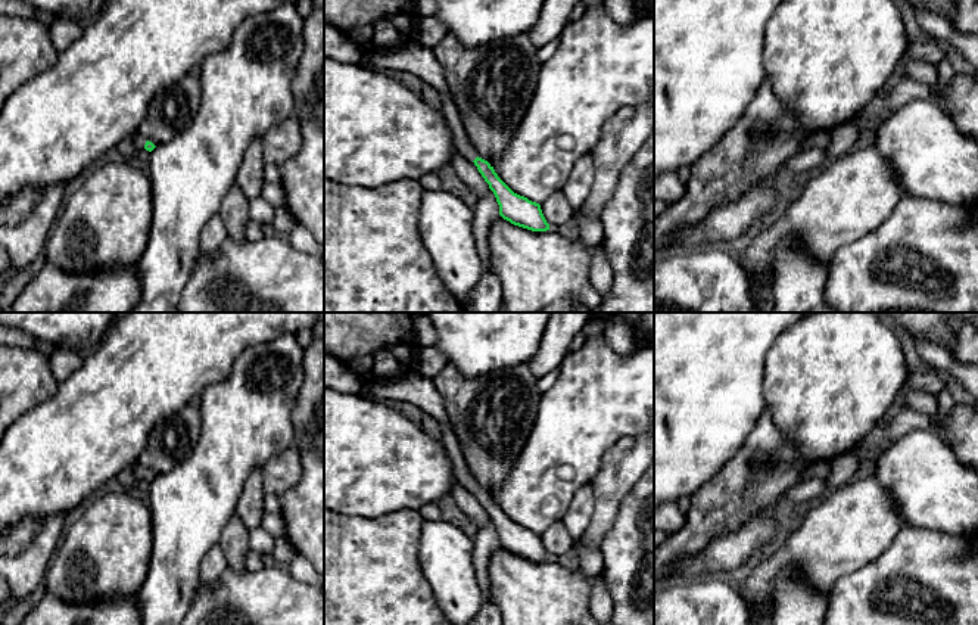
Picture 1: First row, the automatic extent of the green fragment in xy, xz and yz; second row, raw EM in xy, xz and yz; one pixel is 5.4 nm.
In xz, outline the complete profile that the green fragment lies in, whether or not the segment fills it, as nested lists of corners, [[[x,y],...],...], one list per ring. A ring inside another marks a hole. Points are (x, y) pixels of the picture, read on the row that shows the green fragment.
[[[440,96],[442,114],[448,122],[448,127],[454,133],[455,150],[461,153],[465,159],[471,161],[489,189],[493,192],[496,202],[499,205],[499,215],[514,226],[532,230],[532,231],[546,231],[549,224],[546,223],[541,205],[529,200],[524,196],[514,193],[495,172],[493,167],[477,156],[476,150],[471,147],[464,125],[461,122],[460,112],[451,96]]]

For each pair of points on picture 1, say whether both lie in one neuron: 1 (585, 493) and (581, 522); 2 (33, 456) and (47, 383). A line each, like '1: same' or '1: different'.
1: same
2: different

